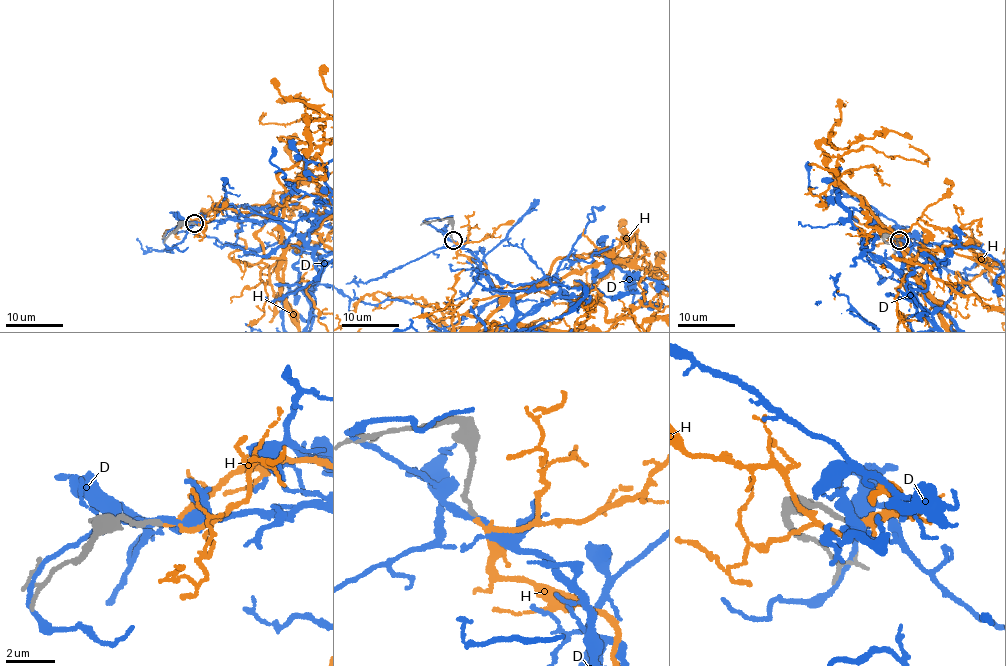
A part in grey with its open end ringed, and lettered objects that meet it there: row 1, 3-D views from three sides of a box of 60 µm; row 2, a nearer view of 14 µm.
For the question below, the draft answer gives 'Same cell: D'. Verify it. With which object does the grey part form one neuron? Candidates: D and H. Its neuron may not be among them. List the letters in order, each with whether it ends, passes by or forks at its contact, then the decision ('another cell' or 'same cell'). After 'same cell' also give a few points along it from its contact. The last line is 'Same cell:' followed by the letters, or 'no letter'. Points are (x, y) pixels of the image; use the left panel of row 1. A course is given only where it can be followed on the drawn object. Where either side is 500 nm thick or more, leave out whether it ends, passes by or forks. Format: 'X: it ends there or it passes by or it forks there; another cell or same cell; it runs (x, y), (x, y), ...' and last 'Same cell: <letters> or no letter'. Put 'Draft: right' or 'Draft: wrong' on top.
Draft: wrong
D: it passes by; another cell
H: it passes by; same cell
Same cell: H

